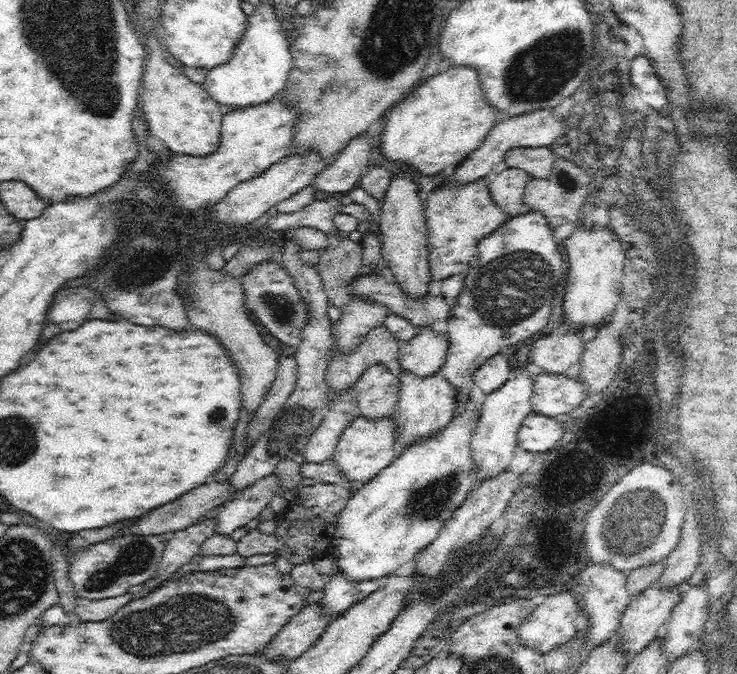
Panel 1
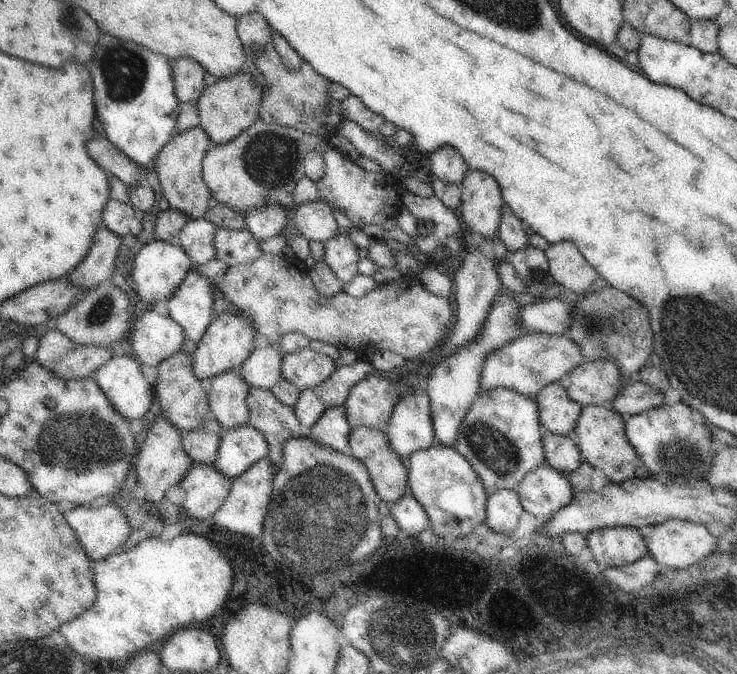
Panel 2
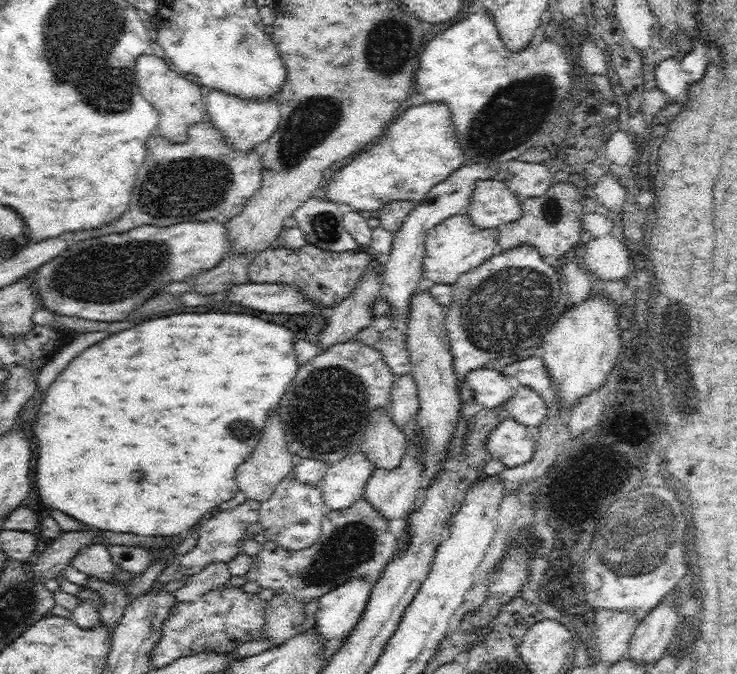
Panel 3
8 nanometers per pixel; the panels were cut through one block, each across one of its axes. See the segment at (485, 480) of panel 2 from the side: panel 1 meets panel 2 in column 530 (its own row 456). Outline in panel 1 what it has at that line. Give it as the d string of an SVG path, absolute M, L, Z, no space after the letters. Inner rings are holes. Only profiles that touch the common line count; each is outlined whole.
M470 399L466 401L462 410L455 412L448 426L430 438L420 438L418 442L404 447L394 462L380 470L373 479L364 482L362 488L351 493L338 516L331 544L336 547L335 569L341 569L352 582L374 580L380 576L414 574L416 555L435 540L444 523L478 483L469 444L482 406L477 407Z

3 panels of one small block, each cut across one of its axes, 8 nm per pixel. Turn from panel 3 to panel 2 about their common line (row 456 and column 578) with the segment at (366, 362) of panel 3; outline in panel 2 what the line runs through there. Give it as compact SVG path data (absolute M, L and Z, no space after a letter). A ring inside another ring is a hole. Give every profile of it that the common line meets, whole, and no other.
M612 286L588 294L574 306L573 319L565 335L580 345L581 353L589 360L617 360L624 382L629 382L630 376L648 363L654 350L648 307Z

